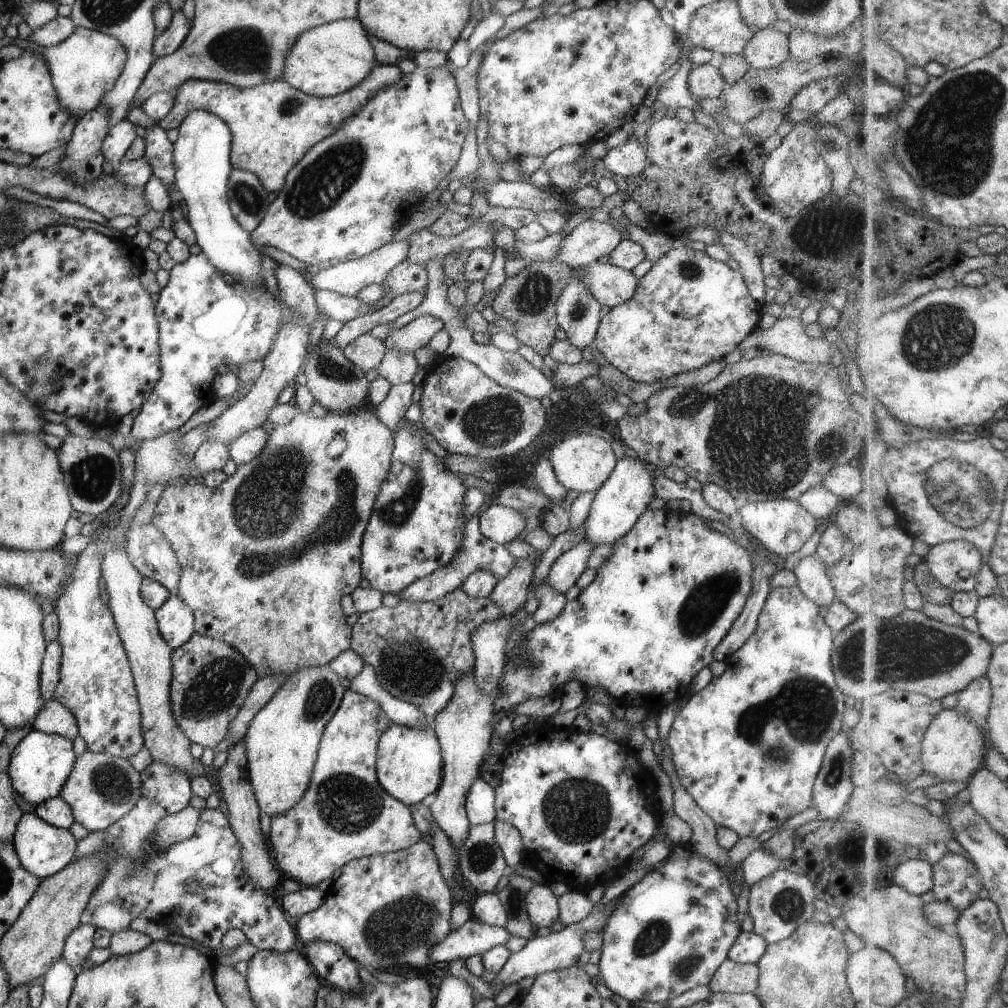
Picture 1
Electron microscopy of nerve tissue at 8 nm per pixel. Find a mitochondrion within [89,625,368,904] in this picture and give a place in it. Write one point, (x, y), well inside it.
(214, 690)

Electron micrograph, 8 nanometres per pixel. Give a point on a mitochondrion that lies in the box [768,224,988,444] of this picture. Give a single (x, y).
(937, 336)

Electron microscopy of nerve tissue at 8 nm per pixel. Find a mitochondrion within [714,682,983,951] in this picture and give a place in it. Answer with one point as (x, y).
(789, 904)

